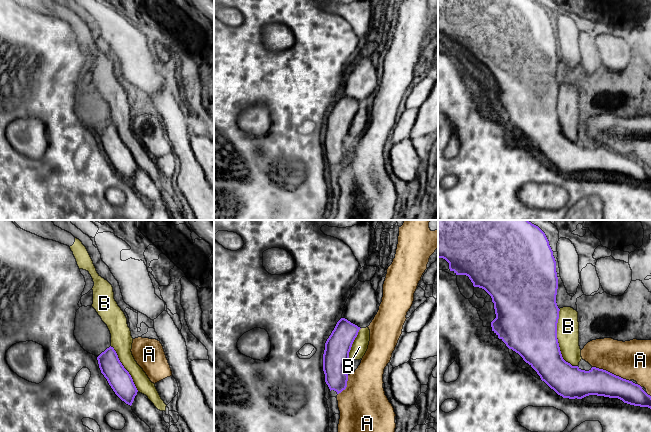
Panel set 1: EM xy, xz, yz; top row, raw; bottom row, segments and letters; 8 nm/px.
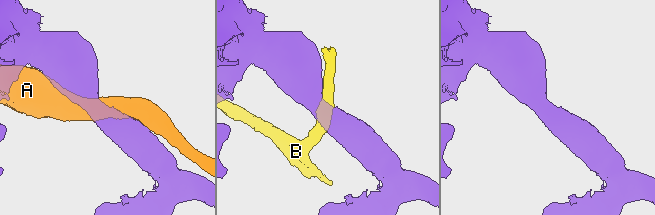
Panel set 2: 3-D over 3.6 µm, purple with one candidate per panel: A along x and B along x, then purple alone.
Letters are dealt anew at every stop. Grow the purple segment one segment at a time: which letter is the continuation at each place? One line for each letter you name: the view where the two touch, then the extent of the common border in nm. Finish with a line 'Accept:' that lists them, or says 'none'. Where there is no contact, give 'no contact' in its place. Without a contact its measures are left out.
Accept: none

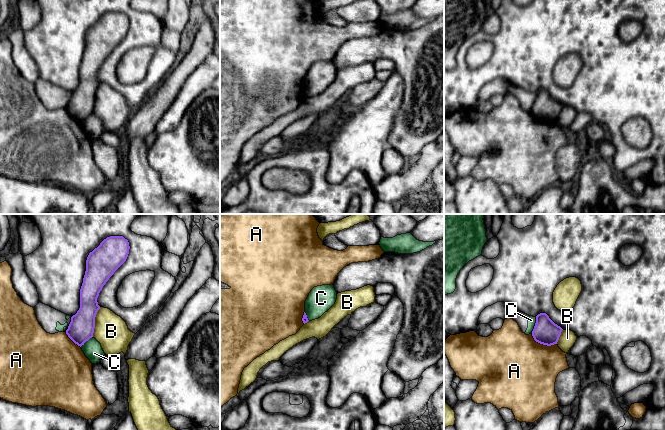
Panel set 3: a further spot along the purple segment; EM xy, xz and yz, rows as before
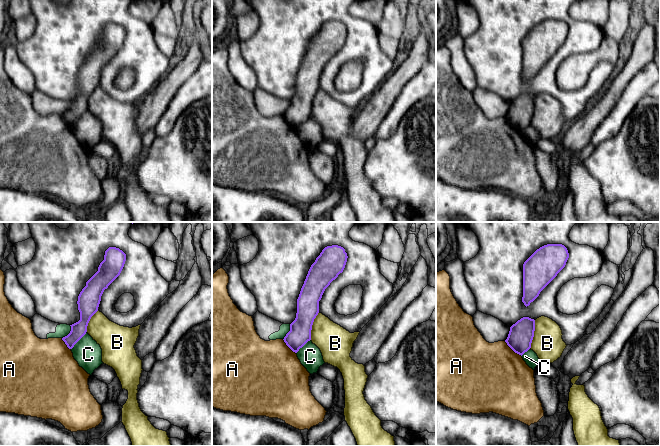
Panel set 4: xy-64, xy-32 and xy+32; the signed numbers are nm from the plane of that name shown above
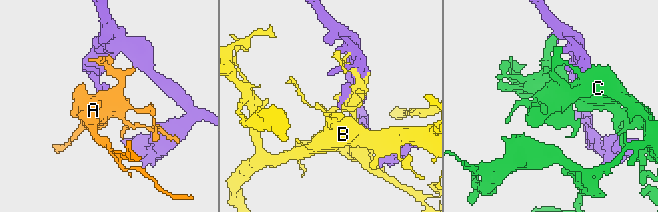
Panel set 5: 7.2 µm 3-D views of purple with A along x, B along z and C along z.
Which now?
A: meets purple in yz; contact 220 nm long
Accept: A

